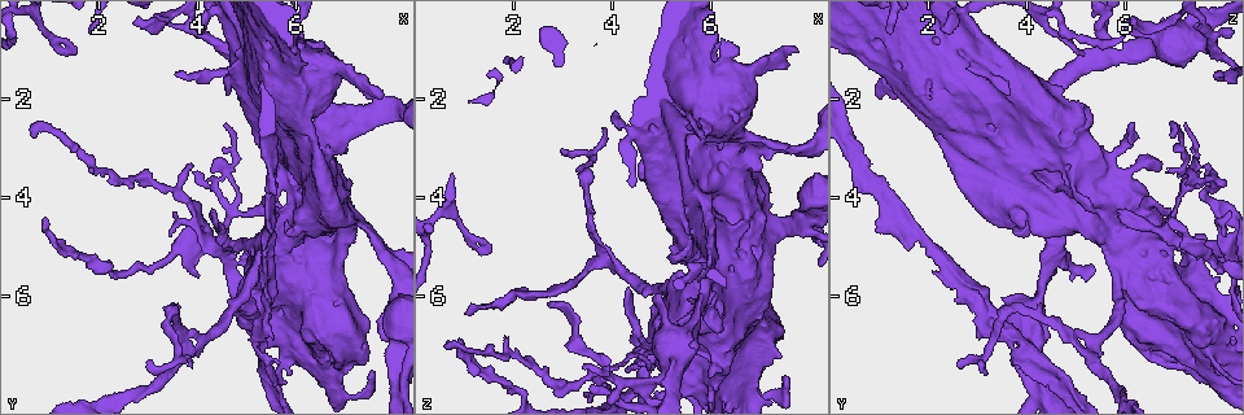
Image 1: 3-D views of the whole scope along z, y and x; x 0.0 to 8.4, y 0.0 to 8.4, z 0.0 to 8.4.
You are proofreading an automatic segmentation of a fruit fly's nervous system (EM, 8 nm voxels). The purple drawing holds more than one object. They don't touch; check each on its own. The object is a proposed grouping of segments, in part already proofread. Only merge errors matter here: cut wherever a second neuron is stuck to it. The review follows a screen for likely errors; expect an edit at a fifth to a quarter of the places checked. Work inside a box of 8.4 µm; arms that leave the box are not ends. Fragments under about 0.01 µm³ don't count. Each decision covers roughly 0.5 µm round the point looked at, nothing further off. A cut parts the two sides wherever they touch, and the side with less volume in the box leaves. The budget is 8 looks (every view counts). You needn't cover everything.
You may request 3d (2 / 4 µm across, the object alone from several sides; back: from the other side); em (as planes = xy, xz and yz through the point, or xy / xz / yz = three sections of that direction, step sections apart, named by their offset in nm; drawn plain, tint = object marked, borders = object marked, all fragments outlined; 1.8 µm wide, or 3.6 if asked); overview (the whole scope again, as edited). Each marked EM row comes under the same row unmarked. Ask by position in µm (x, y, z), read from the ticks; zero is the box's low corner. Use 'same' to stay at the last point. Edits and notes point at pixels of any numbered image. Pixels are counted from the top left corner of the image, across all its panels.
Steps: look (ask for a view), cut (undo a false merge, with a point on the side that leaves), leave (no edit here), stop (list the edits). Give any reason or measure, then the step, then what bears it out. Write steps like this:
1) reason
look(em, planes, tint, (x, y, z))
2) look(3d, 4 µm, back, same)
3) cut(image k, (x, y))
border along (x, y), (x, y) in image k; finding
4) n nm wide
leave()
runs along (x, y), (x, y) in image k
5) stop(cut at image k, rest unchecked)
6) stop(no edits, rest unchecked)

sudden change in width
look(3d, 2 µm, (4.50, 5.05, 7.95))

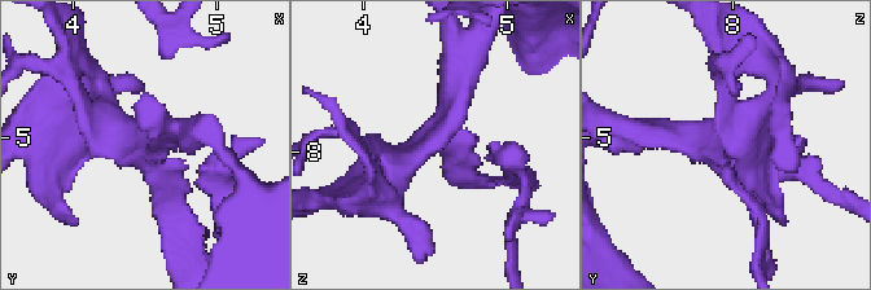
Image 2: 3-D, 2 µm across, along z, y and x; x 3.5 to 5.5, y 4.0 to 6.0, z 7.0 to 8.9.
look(em, planes, borders, (4.42, 5.06, 7.94))

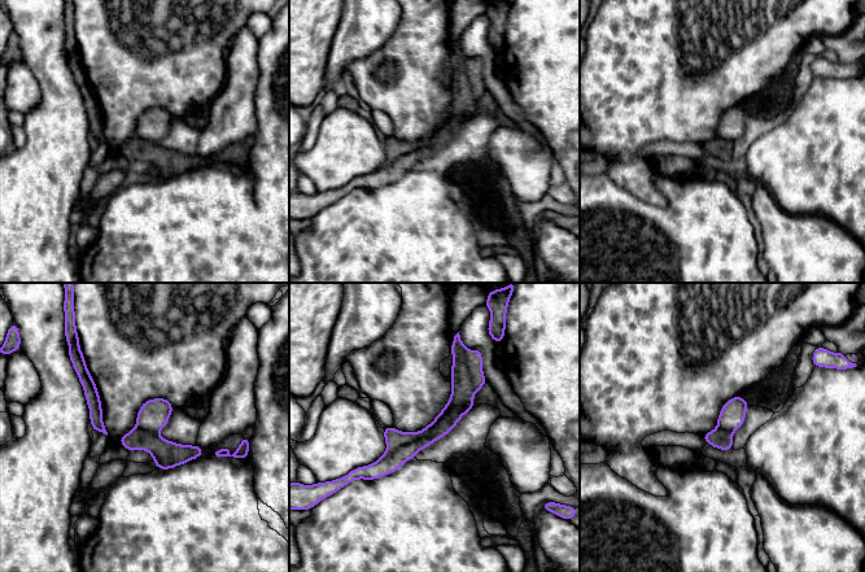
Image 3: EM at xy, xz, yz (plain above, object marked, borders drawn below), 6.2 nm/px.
leave()
runs along (462, 356), (461, 402), (374, 475) in image 3; one neuron here

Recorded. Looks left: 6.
thick turns thin
look(em, xz, step 4, tint, (5.05, 5.75, 5.85))

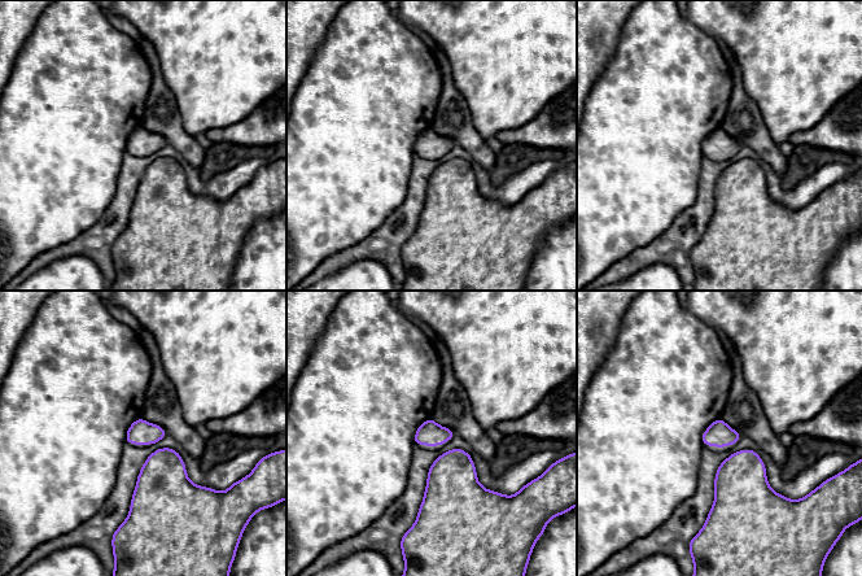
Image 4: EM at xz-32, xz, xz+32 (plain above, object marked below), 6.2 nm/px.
look(em, planes, borders, same)

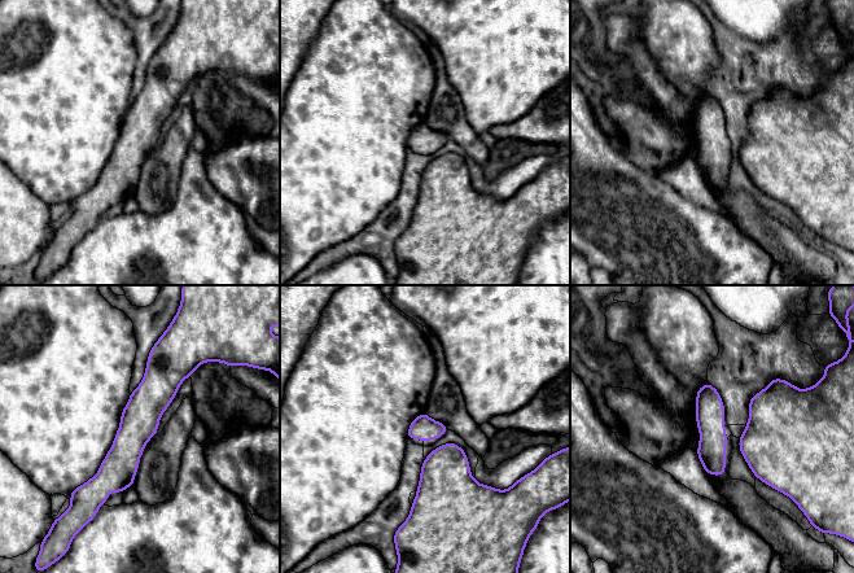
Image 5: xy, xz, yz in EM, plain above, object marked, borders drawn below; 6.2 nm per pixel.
leave()
runs along (154, 355), (154, 394), (100, 499) in image 5; continuous, no second neuron

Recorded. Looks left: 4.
arms part here
look(3d, 2 µm, back, (5.50, 4.40, 1.35))

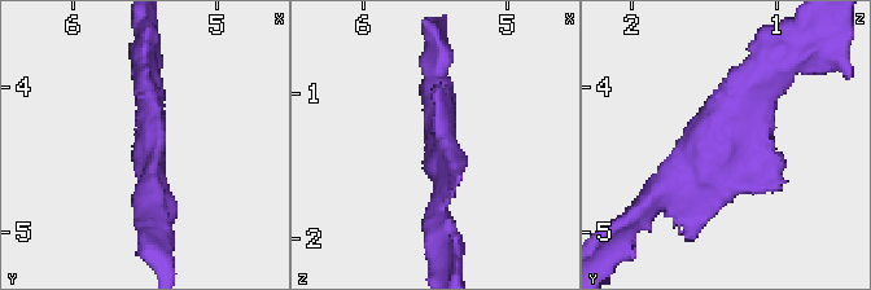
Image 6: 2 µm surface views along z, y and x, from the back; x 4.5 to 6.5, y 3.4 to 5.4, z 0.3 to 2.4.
need the tissue
look(em, planes, tint, (5.50, 4.44, 1.38))

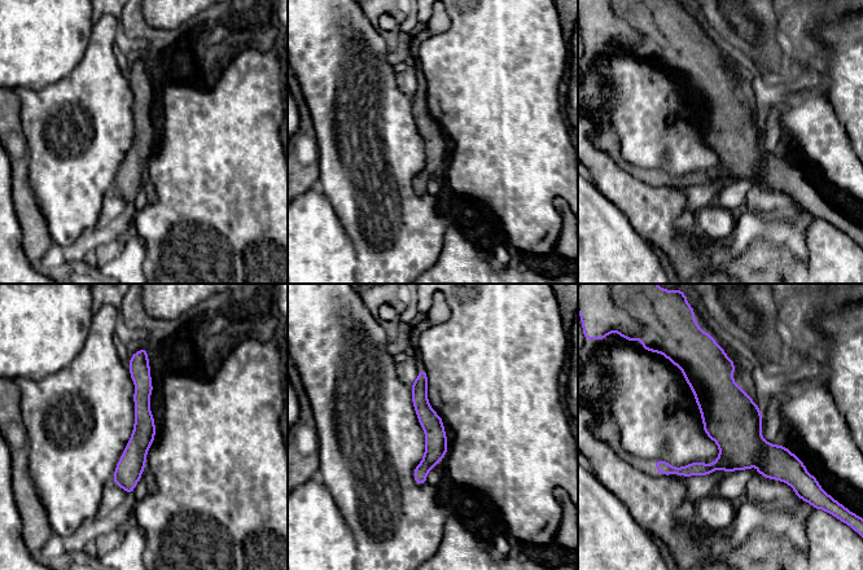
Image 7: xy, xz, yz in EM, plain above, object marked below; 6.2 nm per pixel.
140 nm wide
leave()
one neuron here

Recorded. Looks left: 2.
stop(no edits, rest unchecked)

